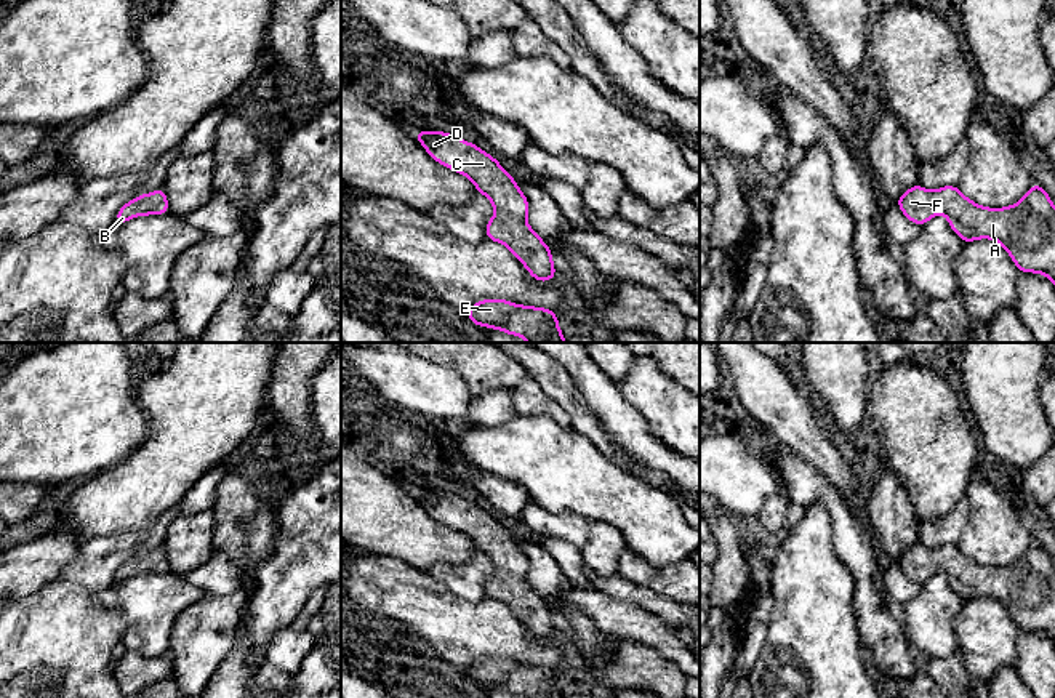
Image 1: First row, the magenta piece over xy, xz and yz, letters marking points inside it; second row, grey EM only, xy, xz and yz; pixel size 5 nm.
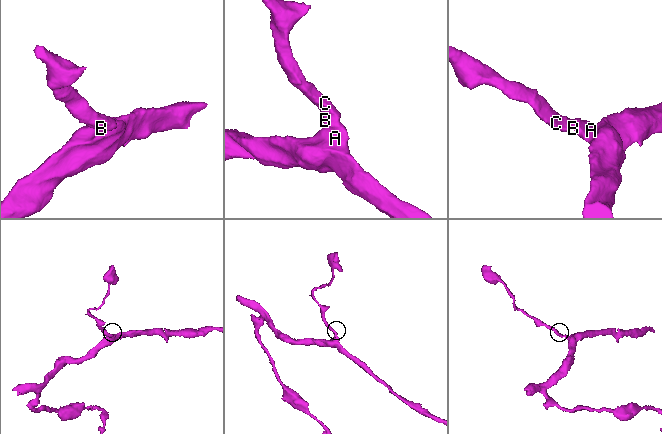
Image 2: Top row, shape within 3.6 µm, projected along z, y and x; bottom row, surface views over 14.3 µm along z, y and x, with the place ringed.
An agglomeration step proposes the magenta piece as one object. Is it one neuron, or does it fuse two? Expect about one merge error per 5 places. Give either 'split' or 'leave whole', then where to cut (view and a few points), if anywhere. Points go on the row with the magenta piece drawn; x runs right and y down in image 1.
leave whole | no cut

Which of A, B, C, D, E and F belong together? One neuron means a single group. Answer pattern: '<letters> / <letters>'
A B C D E F

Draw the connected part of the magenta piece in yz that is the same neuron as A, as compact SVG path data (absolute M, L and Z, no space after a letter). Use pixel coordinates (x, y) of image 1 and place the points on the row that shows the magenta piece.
M921 184L909 187L895 203L919 226L943 213L964 243L994 239L1009 251L1020 272L1044 274L1055 283L1055 207L1041 186L1033 184L1018 203L1007 208L980 207L964 197L957 186L943 186L930 192Z

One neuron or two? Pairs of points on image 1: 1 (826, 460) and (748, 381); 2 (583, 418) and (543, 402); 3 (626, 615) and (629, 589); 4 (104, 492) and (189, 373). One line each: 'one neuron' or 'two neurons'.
1: one neuron
2: two neurons
3: two neurons
4: one neuron

